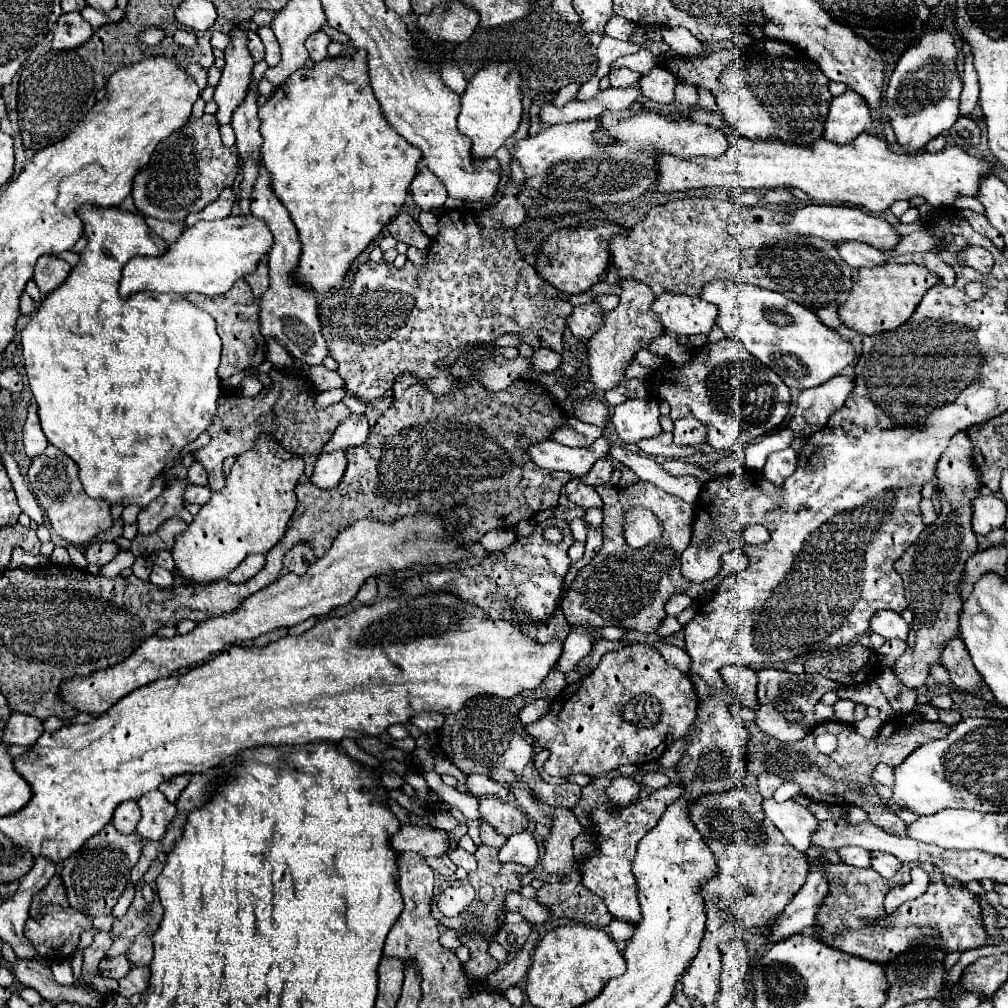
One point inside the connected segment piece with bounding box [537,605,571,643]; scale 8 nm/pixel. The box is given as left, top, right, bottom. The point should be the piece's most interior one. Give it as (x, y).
(557, 627)

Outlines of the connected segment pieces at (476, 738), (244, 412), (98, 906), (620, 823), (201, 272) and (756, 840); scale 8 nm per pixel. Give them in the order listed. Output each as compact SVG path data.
M527 693L517 695L517 699L493 699L477 697L467 701L467 707L457 715L445 717L445 727L439 731L439 747L447 759L457 765L465 775L483 773L499 783L527 783L541 803L549 807L575 807L581 797L581 787L572 783L547 785L535 769L533 763L533 739L527 735L523 723L519 721L519 711L527 705Z
M295 375L295 381L289 377L273 377L271 385L257 393L255 397L239 399L229 407L229 395L223 395L217 405L217 413L213 417L213 423L207 427L207 433L211 435L211 441L207 447L197 449L193 459L199 461L209 475L209 483L213 491L221 491L225 485L223 475L223 459L235 457L245 451L249 451L255 445L255 439L259 433L271 433L275 439L291 453L303 457L303 455L319 455L325 447L325 443L331 439L335 427L351 415L349 407L345 403L335 403L325 409L315 409L315 387L301 375Z
M109 823L97 835L93 835L79 851L75 851L69 859L59 863L59 877L63 879L69 905L85 915L109 915L113 905L121 897L127 887L127 875L141 855L141 837L121 835Z
M669 785L653 791L643 801L635 801L633 805L627 805L623 809L613 807L613 811L599 811L599 809L593 811L593 825L597 825L597 837L593 839L597 841L599 851L593 859L585 859L583 863L579 863L579 871L583 875L583 885L603 899L603 903L607 905L609 913L615 919L627 923L637 923L637 919L641 919L641 909L635 893L635 879L631 873L631 861L637 843L645 837L645 833L649 833L655 827L667 805L677 801L681 795L683 795L681 785Z
M229 215L219 221L197 221L189 227L177 243L169 245L167 255L161 257L133 257L125 265L125 277L121 277L119 293L129 297L137 291L157 293L201 293L207 297L227 293L237 279L253 273L259 261L269 255L273 235L265 221L255 215Z
M739 787L735 791L713 793L689 805L689 817L717 857L719 875L703 885L701 893L707 909L707 931L693 965L683 973L683 991L697 997L703 1005L711 1005L719 991L721 959L717 959L717 943L729 935L745 935L749 955L761 947L761 935L769 931L769 923L781 915L795 893L803 887L809 867L805 853L797 851L763 813L763 797L757 787Z

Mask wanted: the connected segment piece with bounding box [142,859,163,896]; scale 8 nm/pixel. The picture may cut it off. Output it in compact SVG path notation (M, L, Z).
M156 859L142 878L145 883L148 883L152 887L156 896L156 878L161 874L162 869L163 864Z

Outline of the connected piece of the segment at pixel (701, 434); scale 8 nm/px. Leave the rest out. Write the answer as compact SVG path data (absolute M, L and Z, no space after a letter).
M693 417L677 419L673 437L677 445L699 445L705 441L705 425Z

